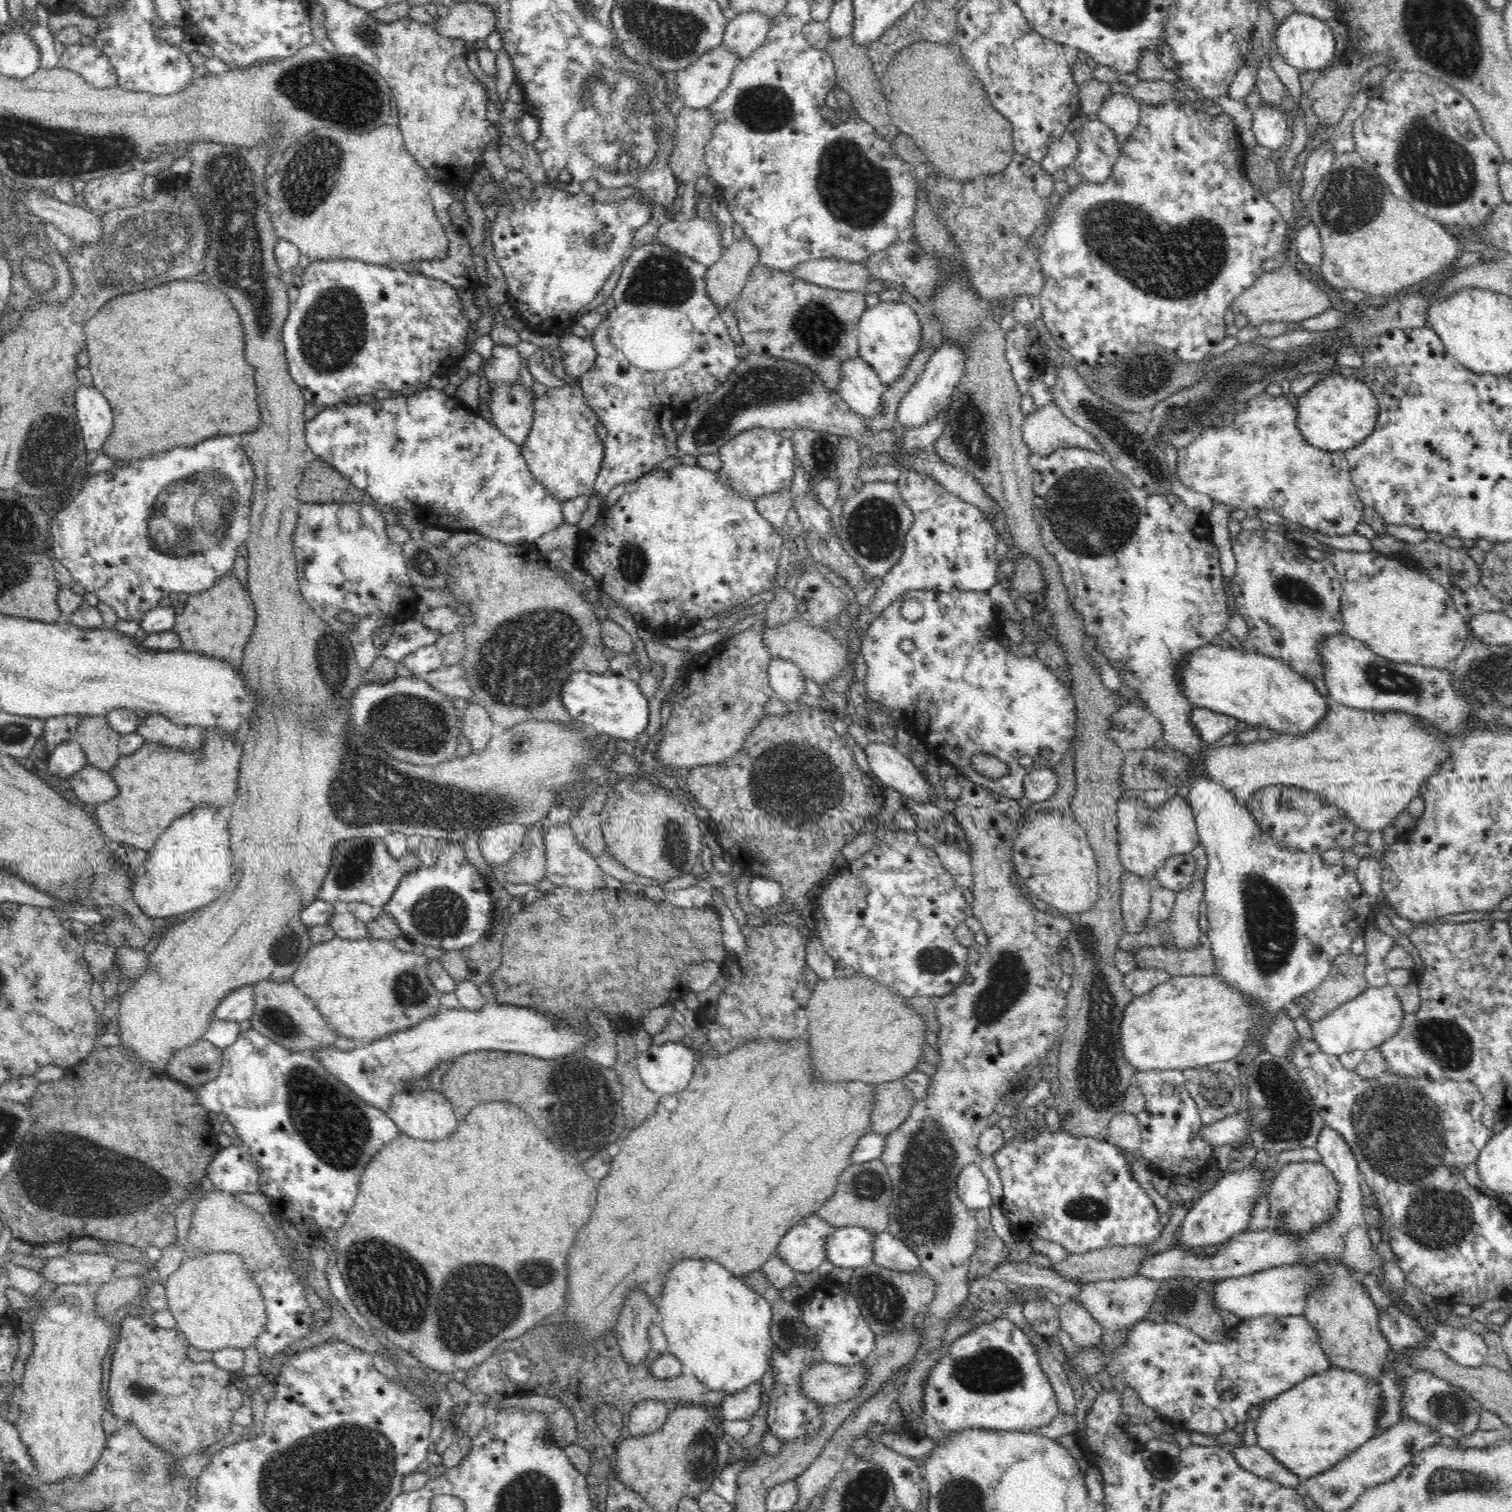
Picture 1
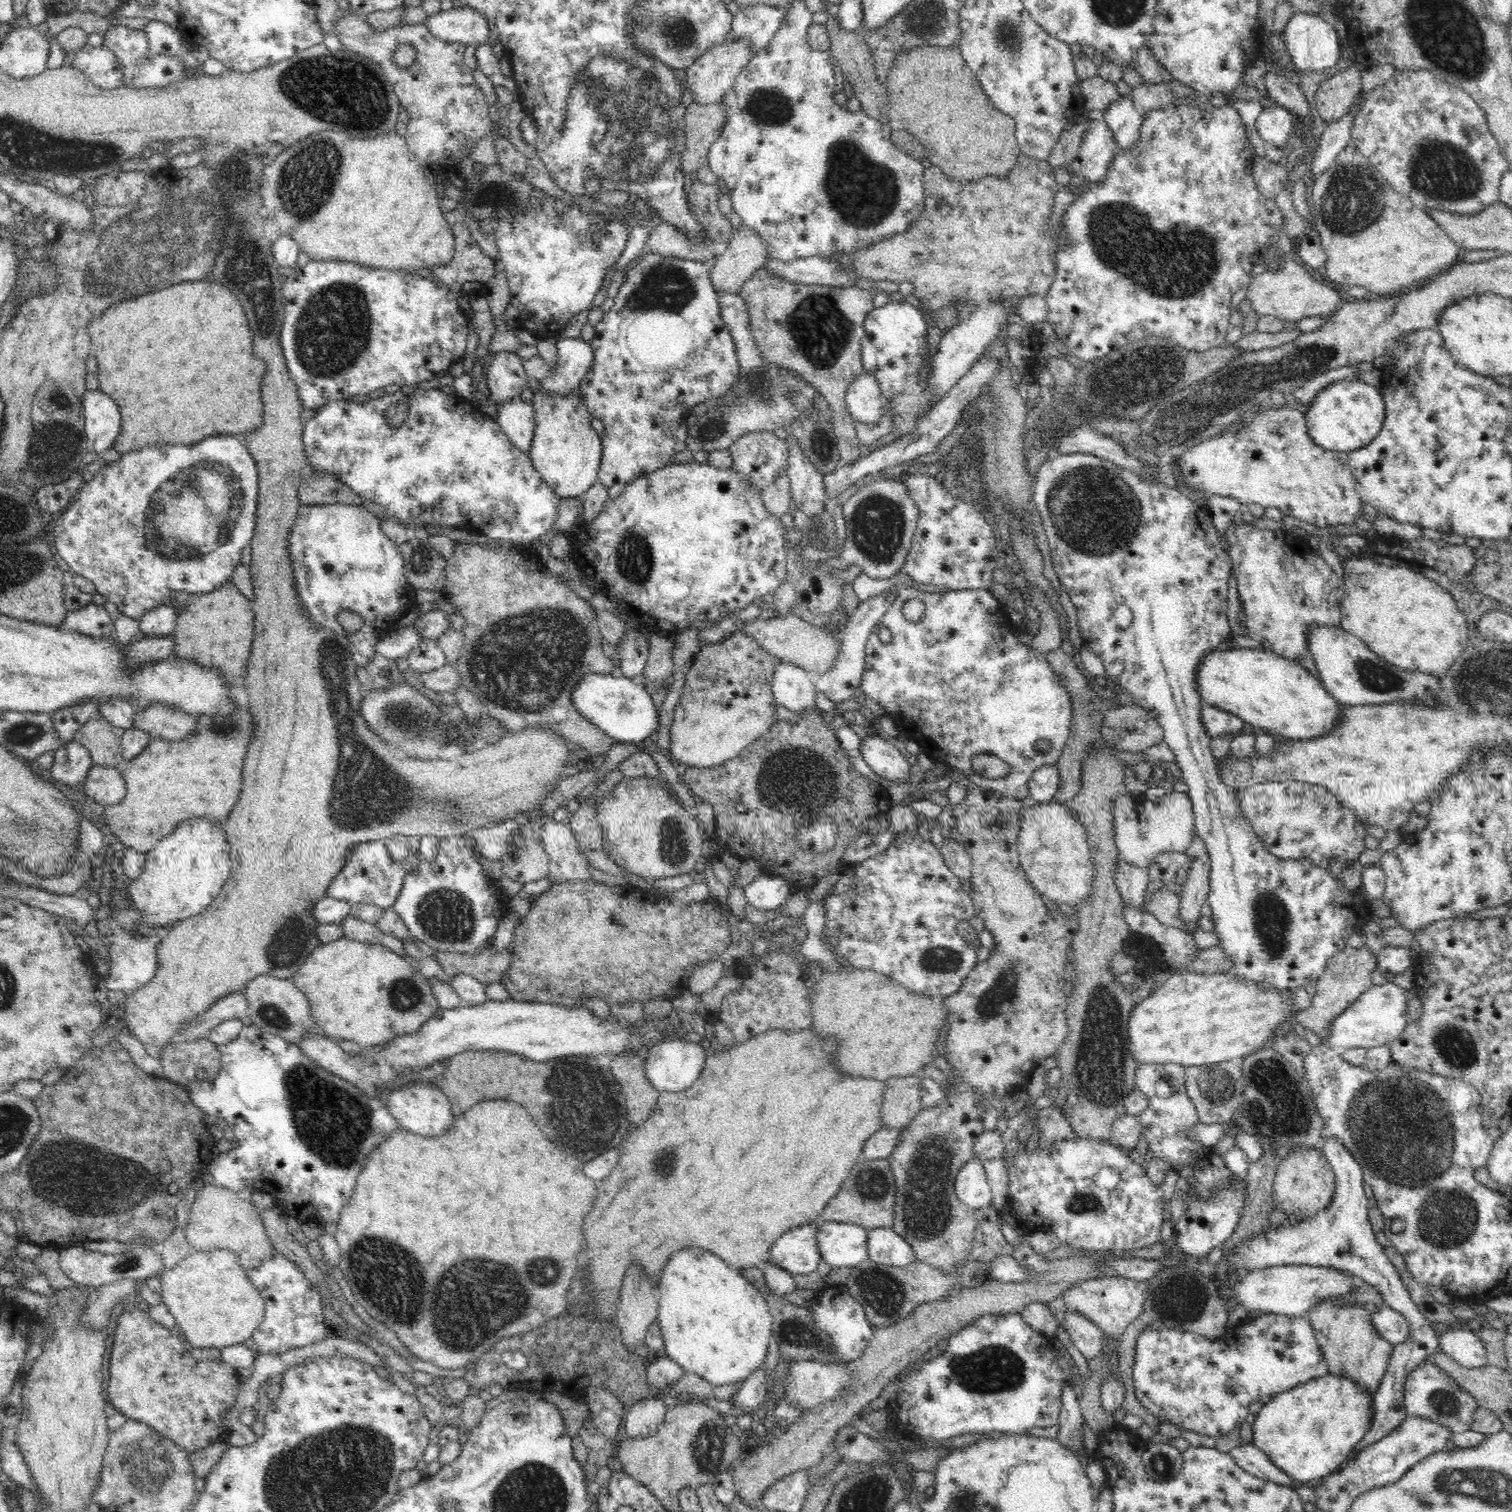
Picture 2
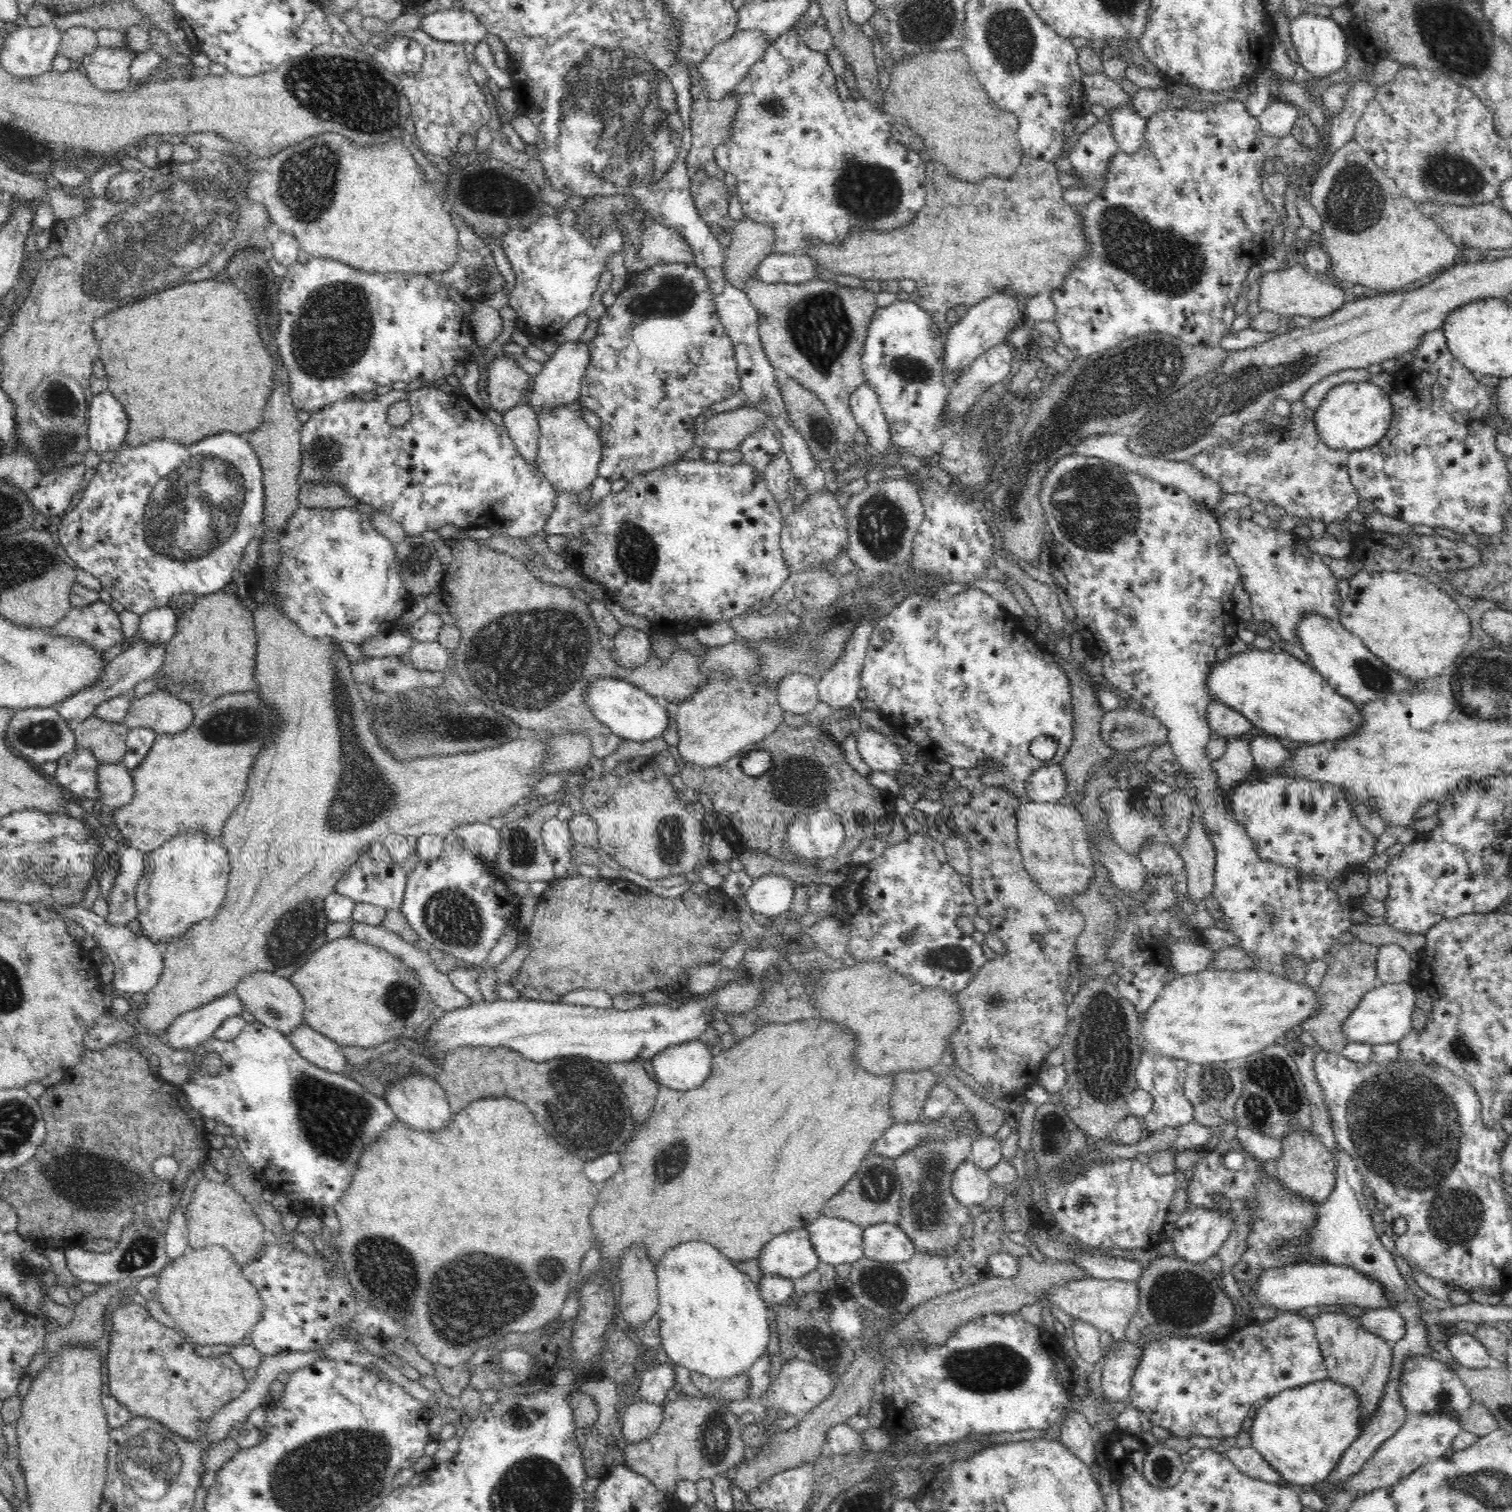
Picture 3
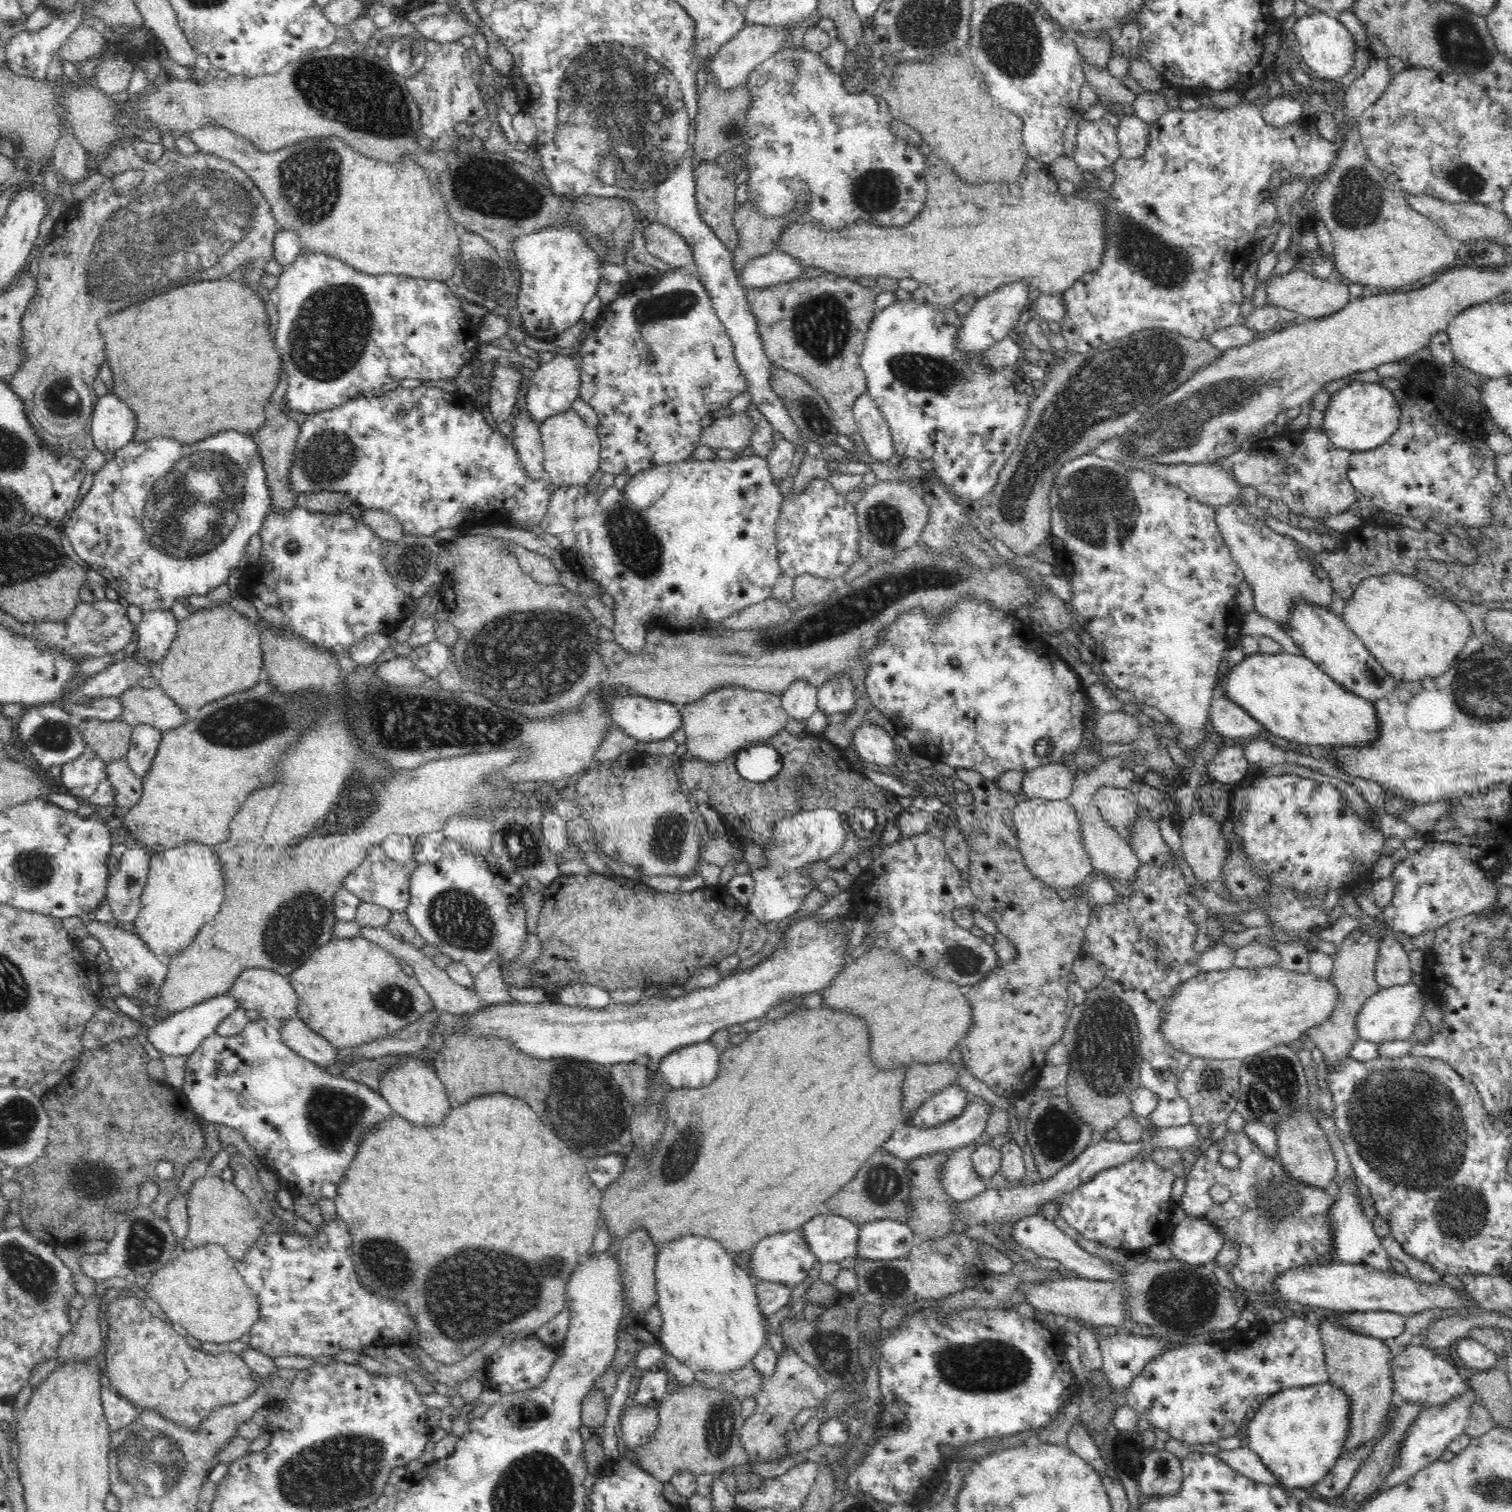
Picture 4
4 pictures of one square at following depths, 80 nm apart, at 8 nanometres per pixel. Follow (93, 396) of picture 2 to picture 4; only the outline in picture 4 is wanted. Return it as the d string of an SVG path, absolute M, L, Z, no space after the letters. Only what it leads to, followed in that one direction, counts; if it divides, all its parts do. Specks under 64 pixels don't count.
M110 393L103 394L97 398L91 416L94 447L103 453L126 447L133 442L136 424L134 412L122 400Z

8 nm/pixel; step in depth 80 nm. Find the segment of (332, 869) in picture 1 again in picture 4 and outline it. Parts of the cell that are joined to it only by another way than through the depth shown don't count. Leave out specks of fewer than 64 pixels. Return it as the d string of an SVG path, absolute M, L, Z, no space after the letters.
M375 844L366 853L364 860L344 877L342 884L345 890L355 894L361 902L373 902L392 912L404 912L410 898L410 879L409 865L392 860L381 844Z

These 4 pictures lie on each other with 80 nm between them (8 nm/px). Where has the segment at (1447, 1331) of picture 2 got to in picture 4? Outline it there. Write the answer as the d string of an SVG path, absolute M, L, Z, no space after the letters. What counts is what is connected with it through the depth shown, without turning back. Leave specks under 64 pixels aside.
M1471 1336L1457 1340L1453 1352L1460 1366L1472 1371L1487 1371L1502 1365L1502 1361L1496 1354Z

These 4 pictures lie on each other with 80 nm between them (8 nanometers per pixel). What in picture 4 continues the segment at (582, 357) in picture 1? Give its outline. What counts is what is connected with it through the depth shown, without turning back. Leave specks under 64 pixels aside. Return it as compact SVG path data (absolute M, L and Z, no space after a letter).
M556 354L549 362L542 363L533 372L529 391L526 396L526 408L532 419L539 424L549 416L566 412L572 408L572 402L578 400L580 394L580 362L582 354L577 356Z

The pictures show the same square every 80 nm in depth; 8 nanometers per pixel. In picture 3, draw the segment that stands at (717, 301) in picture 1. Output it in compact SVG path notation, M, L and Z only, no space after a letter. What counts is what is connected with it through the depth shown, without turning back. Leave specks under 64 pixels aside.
M743 217L735 222L732 242L725 250L723 276L739 287L753 276L758 264L772 254L776 235L772 225Z

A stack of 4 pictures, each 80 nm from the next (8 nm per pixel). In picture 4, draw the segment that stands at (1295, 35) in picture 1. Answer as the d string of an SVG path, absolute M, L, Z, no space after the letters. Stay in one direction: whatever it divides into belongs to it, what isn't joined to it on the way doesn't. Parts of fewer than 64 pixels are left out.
M1303 10L1298 13L1298 19L1293 26L1298 44L1301 48L1302 63L1314 70L1320 78L1340 78L1344 76L1352 64L1354 64L1354 53L1358 48L1353 34L1336 18L1326 13L1305 13Z

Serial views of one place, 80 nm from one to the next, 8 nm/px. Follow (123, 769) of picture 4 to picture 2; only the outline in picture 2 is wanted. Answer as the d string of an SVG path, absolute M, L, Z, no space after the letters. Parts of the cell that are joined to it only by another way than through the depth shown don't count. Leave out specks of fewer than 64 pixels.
M94 765L87 772L83 790L88 799L96 804L97 809L119 804L128 794L120 766Z

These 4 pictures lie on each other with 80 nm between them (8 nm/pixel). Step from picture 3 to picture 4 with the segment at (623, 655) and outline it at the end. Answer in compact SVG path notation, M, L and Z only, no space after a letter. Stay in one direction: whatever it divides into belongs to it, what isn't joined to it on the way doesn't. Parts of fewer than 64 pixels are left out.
M759 456L739 457L730 460L694 460L692 458L680 462L664 463L652 467L648 471L640 471L631 477L622 489L615 486L602 489L598 487L596 492L587 492L585 486L560 486L555 487L546 516L542 518L539 526L548 535L557 536L560 540L561 562L566 569L569 569L578 579L588 578L596 580L602 586L603 592L610 594L614 599L614 620L613 634L615 641L626 653L637 654L644 649L646 644L645 636L648 629L659 621L668 622L674 630L695 630L706 626L719 626L728 616L732 616L752 604L758 604L768 598L772 598L772 590L783 574L778 562L778 547L776 546L776 528L778 528L778 516L782 508L783 494L773 482L769 471L767 459Z

